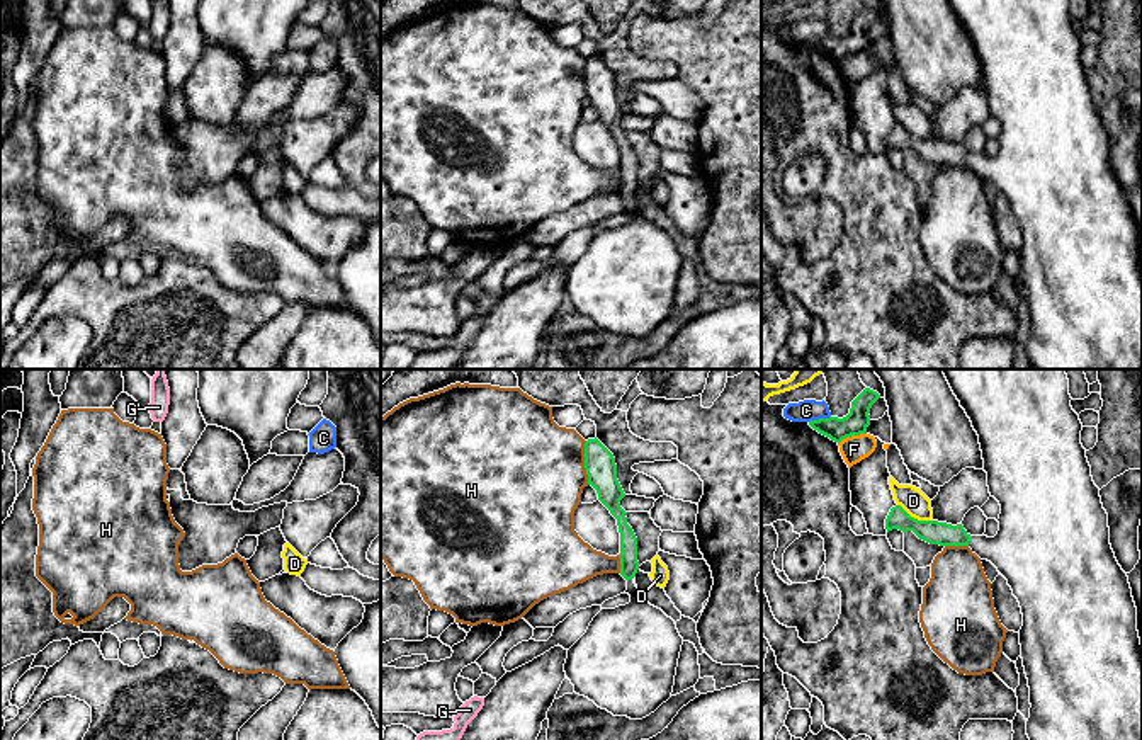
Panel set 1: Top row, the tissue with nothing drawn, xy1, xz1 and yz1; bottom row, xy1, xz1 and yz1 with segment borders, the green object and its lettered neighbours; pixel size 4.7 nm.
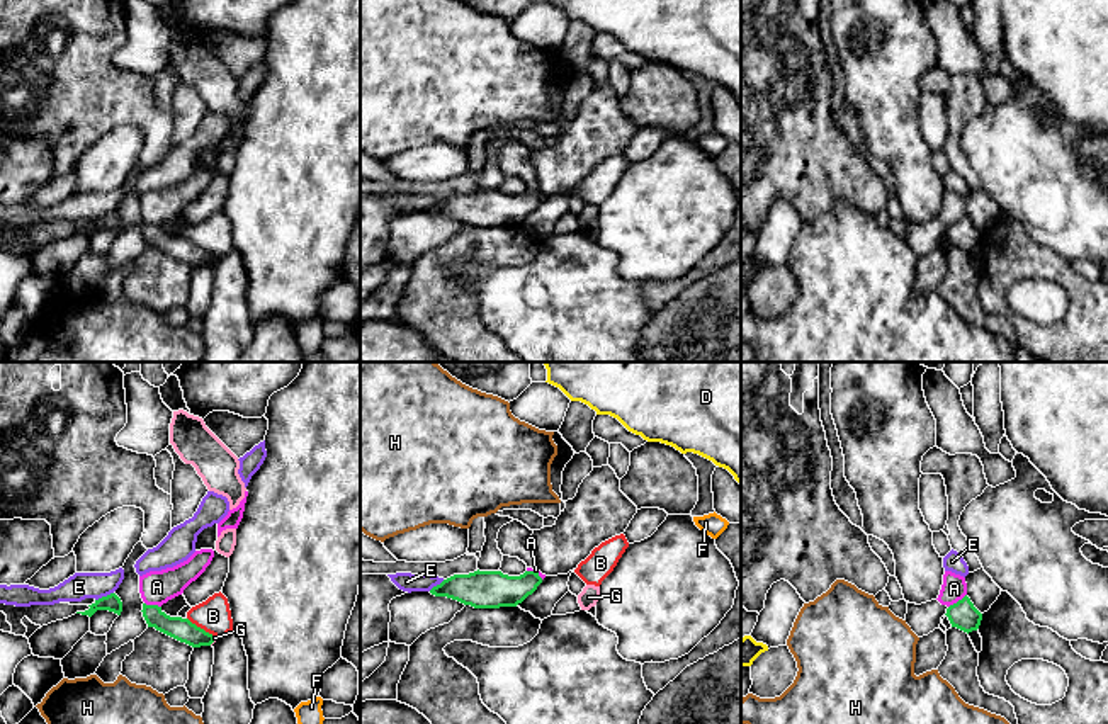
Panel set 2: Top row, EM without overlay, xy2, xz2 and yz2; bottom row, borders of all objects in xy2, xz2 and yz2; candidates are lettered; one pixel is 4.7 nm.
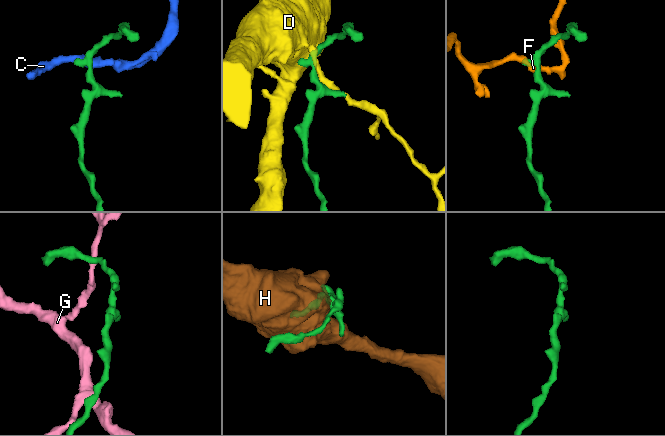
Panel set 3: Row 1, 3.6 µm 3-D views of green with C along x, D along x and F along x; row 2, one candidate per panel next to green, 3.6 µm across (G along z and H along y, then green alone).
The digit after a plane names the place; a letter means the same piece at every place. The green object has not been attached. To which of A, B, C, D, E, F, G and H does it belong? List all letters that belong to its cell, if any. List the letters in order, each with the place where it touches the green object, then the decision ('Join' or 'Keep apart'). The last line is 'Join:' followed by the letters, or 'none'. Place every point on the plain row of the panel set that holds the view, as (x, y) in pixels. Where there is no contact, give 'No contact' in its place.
A: Touches green at yz2 (959, 220). Keep apart
B: Touches green at xy2 (199, 247). Keep apart
C: Touches green at yz1 (819, 38). Keep apart
D: Touches green at yz1 (913, 136). Keep apart
E: Touches green at xy2 (104, 216). Keep apart
F: Touches green at yz1 (852, 53). Keep apart
G: Touches green at xy2 (213, 260). Keep apart
H: Touches green at xz1 (585, 82). Keep apart
Join: none

